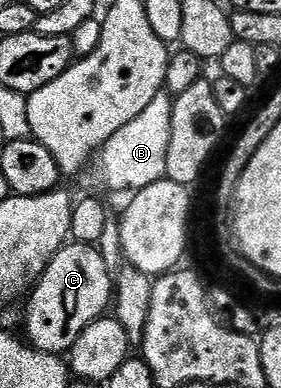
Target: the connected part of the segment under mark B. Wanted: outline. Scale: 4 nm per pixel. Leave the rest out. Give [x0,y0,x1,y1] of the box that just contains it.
[98,92,173,192]

